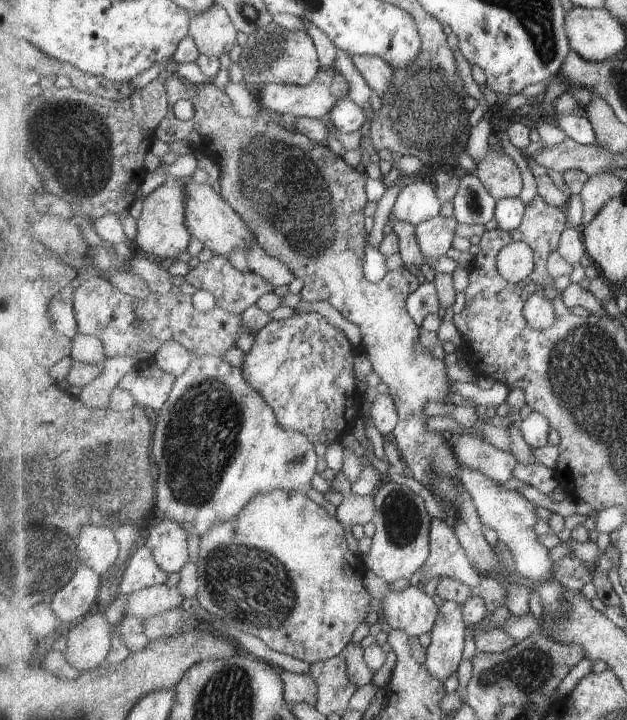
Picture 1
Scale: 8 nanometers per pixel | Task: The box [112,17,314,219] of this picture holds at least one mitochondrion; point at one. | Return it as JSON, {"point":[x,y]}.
{"point":[266,49]}

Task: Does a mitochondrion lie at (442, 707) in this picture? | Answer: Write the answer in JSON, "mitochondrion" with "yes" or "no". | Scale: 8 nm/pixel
{"mitochondrion":"no"}

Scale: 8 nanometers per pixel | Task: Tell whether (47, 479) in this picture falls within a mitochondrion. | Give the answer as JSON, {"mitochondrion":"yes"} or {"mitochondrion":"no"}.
{"mitochondrion":"yes"}

